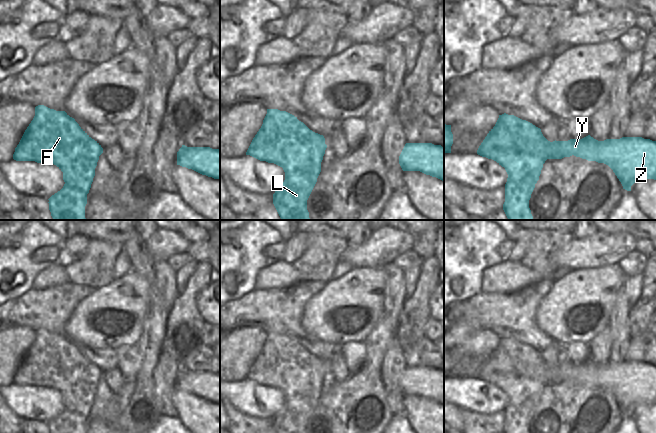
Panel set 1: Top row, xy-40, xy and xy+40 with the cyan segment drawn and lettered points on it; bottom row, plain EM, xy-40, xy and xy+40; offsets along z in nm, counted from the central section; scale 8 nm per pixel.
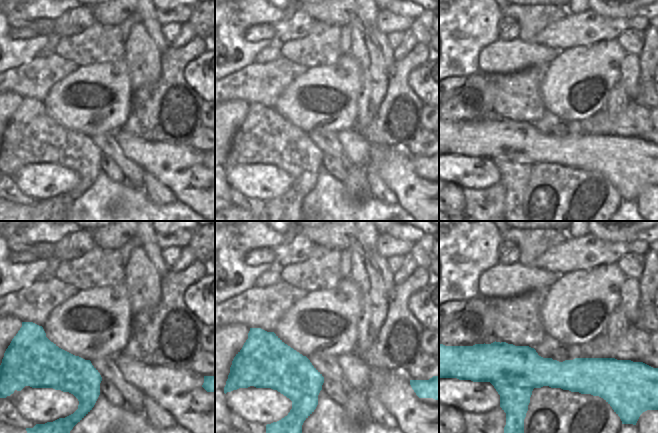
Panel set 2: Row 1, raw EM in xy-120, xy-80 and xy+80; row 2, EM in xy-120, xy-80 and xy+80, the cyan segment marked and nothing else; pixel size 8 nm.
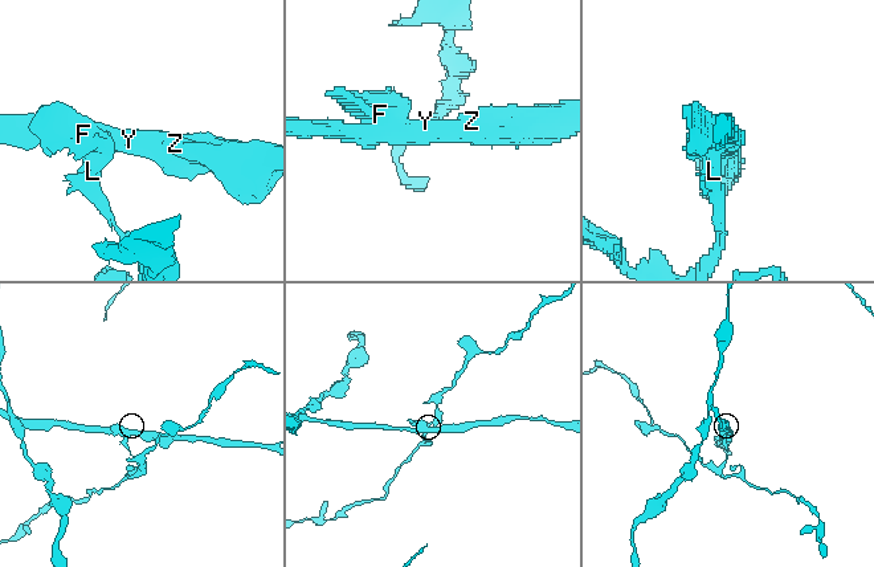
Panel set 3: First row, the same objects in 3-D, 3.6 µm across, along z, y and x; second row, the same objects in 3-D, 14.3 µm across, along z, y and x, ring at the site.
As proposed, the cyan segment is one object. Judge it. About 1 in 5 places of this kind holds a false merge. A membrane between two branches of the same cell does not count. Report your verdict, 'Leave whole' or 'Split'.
Split.

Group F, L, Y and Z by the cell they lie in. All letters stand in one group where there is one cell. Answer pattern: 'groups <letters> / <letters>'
groups F L / Y Z

